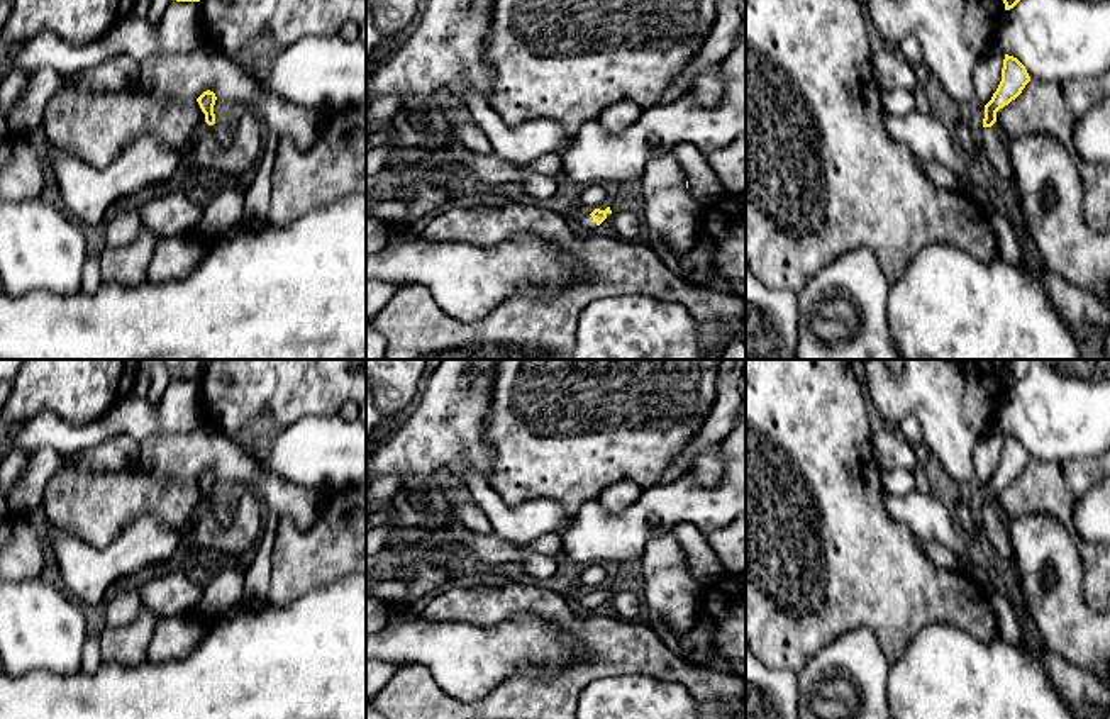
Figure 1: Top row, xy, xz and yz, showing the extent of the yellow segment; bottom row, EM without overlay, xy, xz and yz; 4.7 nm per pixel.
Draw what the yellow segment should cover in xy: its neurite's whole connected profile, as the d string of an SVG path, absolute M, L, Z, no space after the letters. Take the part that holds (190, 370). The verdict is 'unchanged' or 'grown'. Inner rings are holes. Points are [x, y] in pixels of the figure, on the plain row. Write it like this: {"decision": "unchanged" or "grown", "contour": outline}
{"decision": "unchanged", "contour": "M185 360L180 371L171 376L176 382L200 382L205 360Z"}

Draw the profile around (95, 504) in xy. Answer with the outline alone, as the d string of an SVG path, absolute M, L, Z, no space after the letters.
M73 453L64 454L64 465L42 495L51 522L97 548L107 546L137 516L154 516L171 529L183 529L191 522L191 509L203 500L197 478L156 478L137 468L81 468Z

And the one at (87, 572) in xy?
M137 516L103 548L83 541L73 531L47 522L56 563L64 590L80 604L98 604L105 592L120 578L130 577L146 566L158 565L171 558L181 543L183 529L171 529L154 516Z

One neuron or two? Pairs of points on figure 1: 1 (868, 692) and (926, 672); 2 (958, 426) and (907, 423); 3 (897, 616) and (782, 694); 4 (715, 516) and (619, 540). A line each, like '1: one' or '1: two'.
1: two
2: two
3: two
4: one

